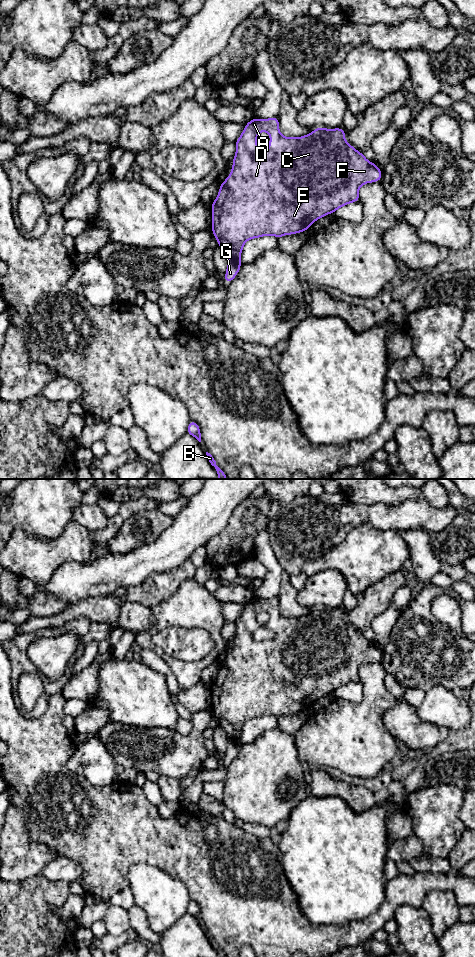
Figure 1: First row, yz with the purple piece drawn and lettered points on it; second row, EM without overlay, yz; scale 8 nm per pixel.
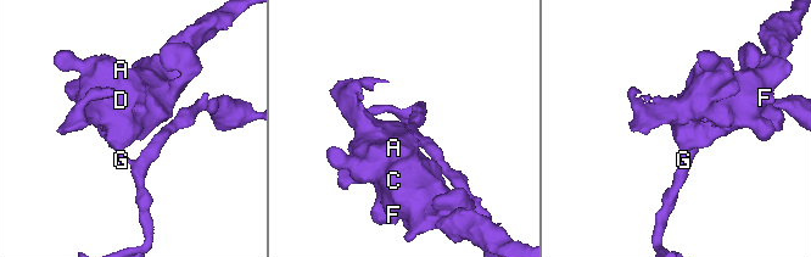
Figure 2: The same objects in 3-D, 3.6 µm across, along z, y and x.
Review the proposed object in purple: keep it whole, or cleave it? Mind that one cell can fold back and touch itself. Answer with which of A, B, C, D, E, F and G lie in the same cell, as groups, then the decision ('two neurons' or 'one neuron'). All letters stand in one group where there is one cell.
A C D E F / B G | two neurons

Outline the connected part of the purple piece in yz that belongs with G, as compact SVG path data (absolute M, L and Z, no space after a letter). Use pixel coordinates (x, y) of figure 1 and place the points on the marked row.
M230 260L227 264L227 270L225 273L224 281L229 284L238 274L240 268L241 268L241 262L240 261L232 261Z

